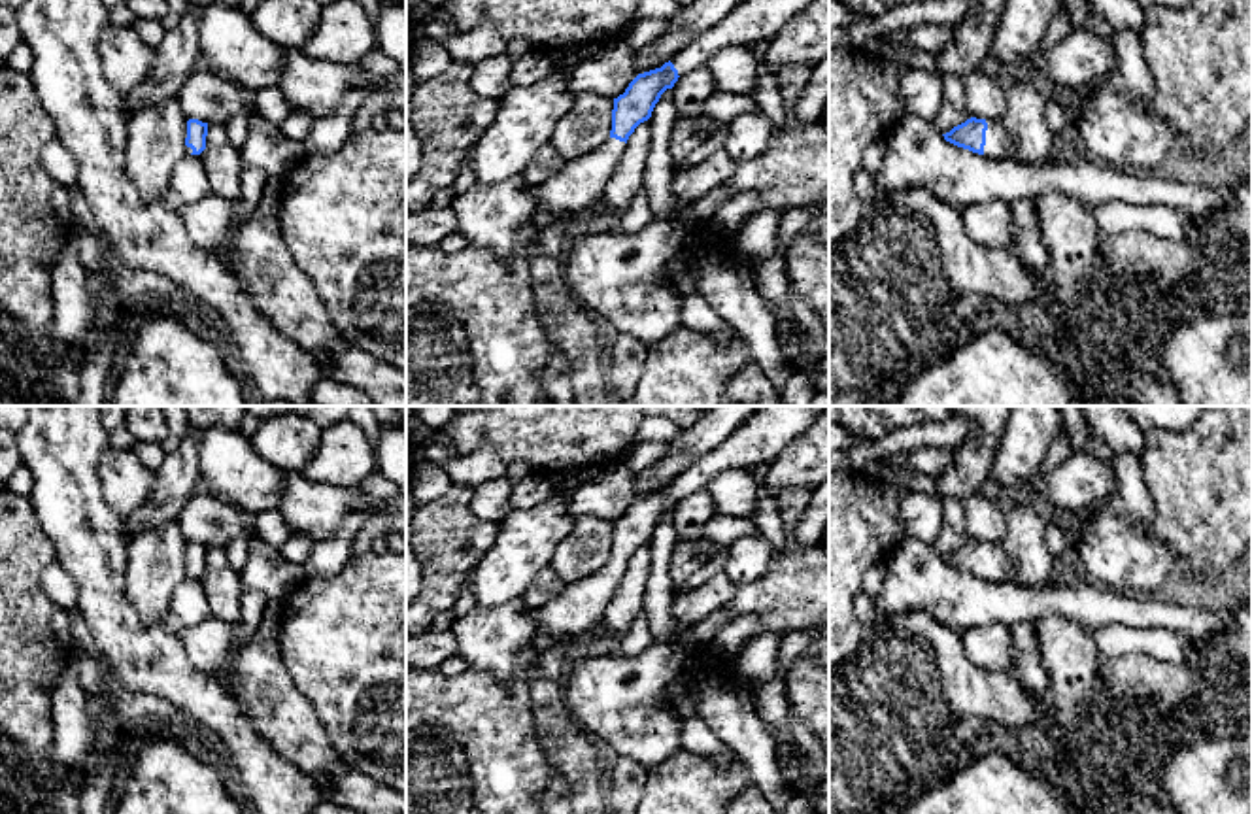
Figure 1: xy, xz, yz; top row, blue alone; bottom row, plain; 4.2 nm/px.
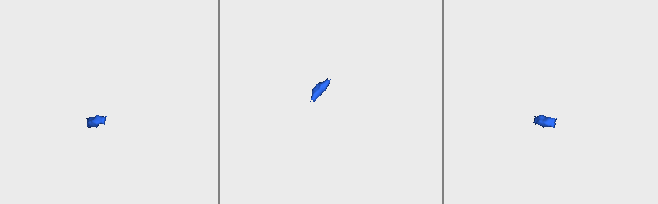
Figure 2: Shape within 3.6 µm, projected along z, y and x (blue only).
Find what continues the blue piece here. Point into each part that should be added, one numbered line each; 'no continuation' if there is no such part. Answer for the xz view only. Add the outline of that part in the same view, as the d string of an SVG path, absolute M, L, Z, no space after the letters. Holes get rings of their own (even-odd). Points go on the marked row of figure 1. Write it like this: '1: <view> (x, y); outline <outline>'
1: xz (754, 19); outline M744 0L721 23L678 51L670 62L685 76L727 47L770 42L812 0Z
2: xz (582, 180); outline M608 138L593 153L570 161L559 174L531 189L534 215L542 225L565 213L585 210L595 198L602 196L608 178L614 174L625 142Z

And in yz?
1: yz (999, 144); outline M988 119L984 155L993 159L1008 157L1016 151L1016 140L999 121Z

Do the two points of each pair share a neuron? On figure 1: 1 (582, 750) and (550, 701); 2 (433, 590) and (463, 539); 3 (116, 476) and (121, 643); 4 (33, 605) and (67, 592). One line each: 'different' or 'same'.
1: same
2: same
3: different
4: different

